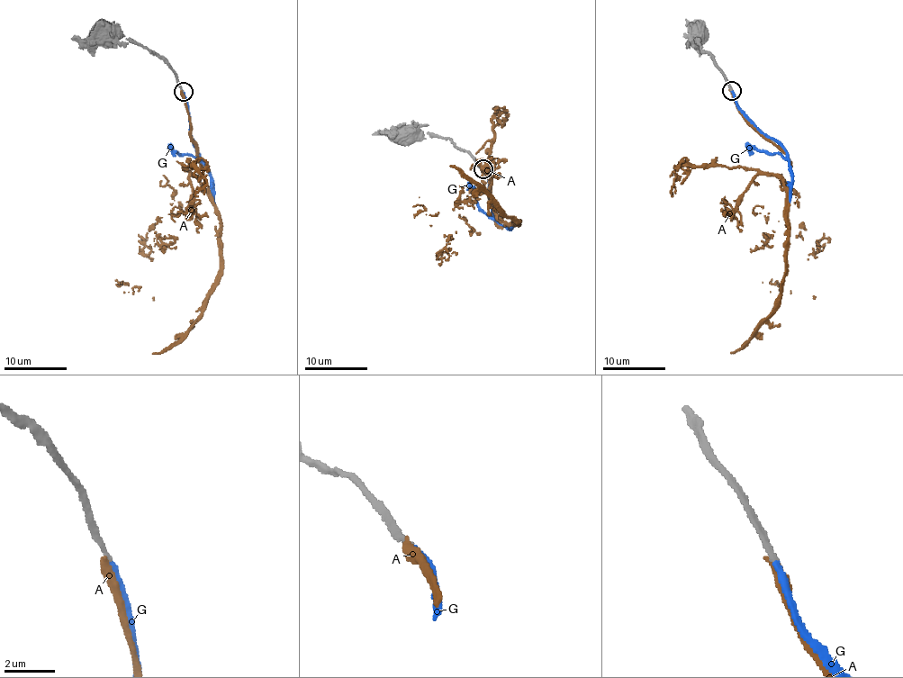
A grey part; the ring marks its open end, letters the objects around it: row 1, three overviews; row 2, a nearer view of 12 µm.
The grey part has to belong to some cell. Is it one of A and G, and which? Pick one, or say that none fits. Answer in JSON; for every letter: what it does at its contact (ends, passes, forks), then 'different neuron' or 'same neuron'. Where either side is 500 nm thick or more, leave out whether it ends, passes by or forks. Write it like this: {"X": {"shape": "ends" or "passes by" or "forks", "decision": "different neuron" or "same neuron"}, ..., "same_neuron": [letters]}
{"A": {"shape": "ends", "decision": "different neuron"}, "G": {"shape": "ends", "decision": "same neuron"}, "same_neuron": ["G"]}

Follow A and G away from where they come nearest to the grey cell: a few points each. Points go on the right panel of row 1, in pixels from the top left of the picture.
A: (731, 90), (790, 167), (755, 176), (740, 203), (813, 248), (780, 287), (772, 279)
G: (732, 90), (736, 105), (757, 128), (778, 143), (785, 156), (759, 151), (744, 143)

